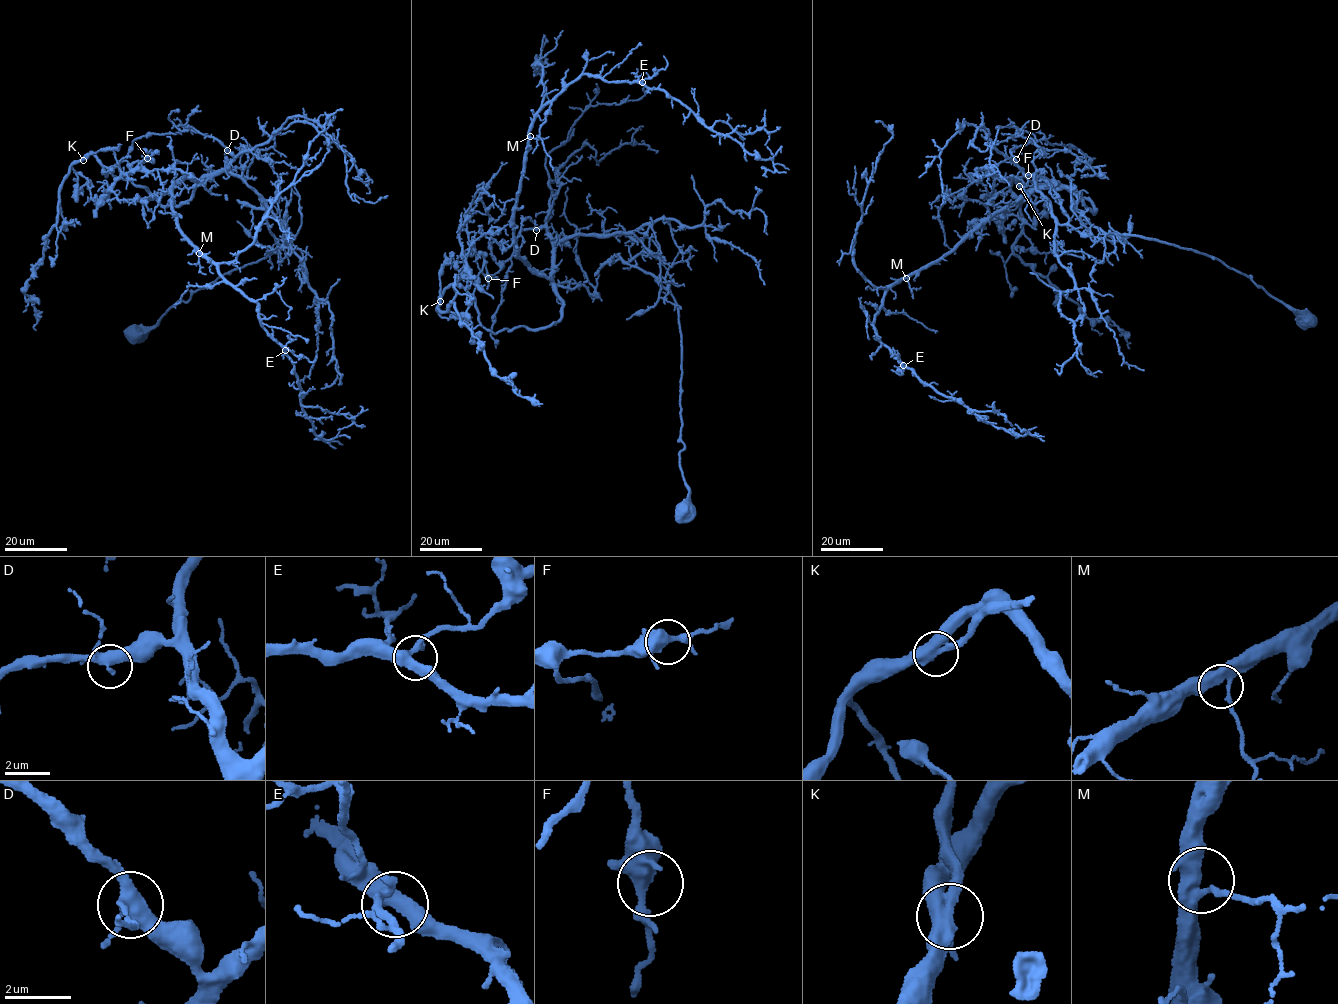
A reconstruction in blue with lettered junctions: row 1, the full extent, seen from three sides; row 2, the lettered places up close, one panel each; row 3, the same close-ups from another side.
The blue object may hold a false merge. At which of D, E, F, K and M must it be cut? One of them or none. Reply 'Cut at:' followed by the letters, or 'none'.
Cut at: K

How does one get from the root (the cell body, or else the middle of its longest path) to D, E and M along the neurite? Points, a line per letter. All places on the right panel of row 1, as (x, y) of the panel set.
D: (1307, 320), (1300, 325), (1292, 310), (1218, 259), (1136, 235), (1086, 236), (1061, 224), (1016, 159)
E: (1307, 320), (1218, 259), (1061, 224), (1037, 178), (1060, 187), (1024, 195), (888, 288), (872, 325), (903, 365)
M: (1307, 320), (1300, 325), (1218, 259), (1061, 224), (1038, 178), (1060, 187), (992, 213), (906, 278)

